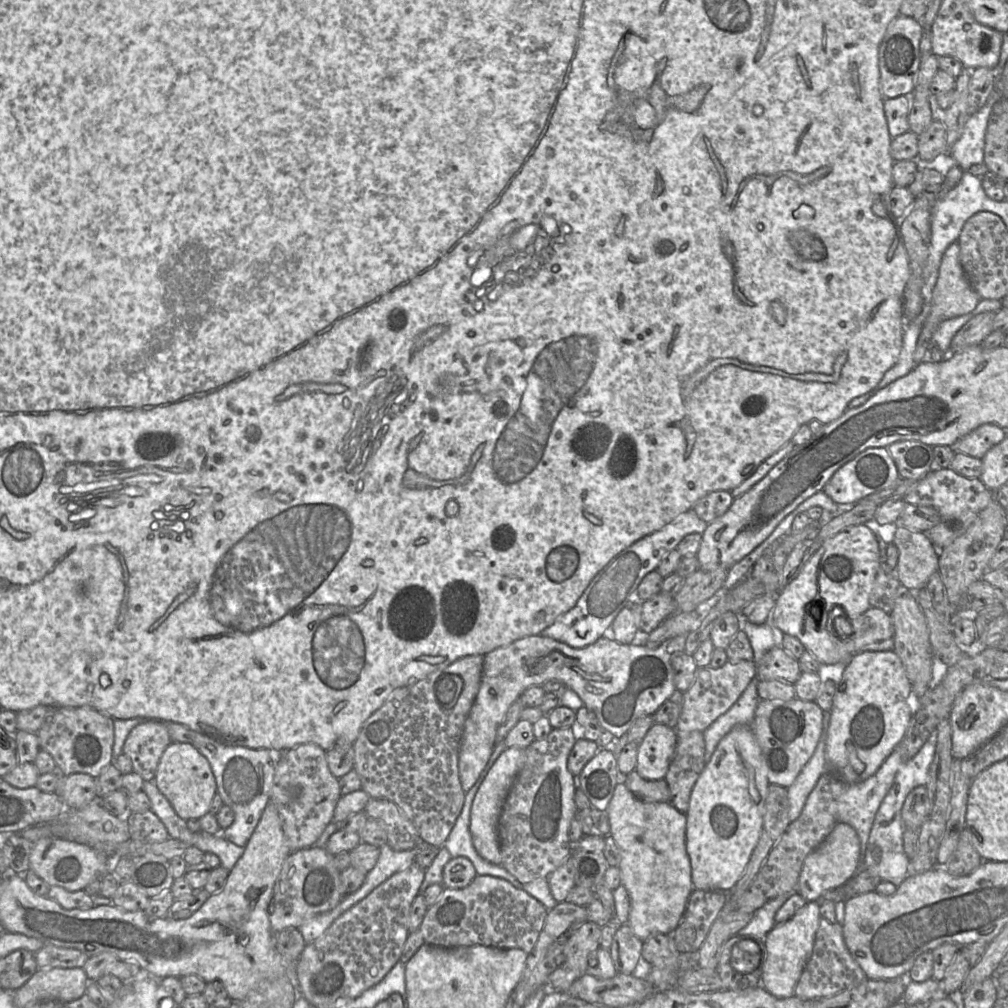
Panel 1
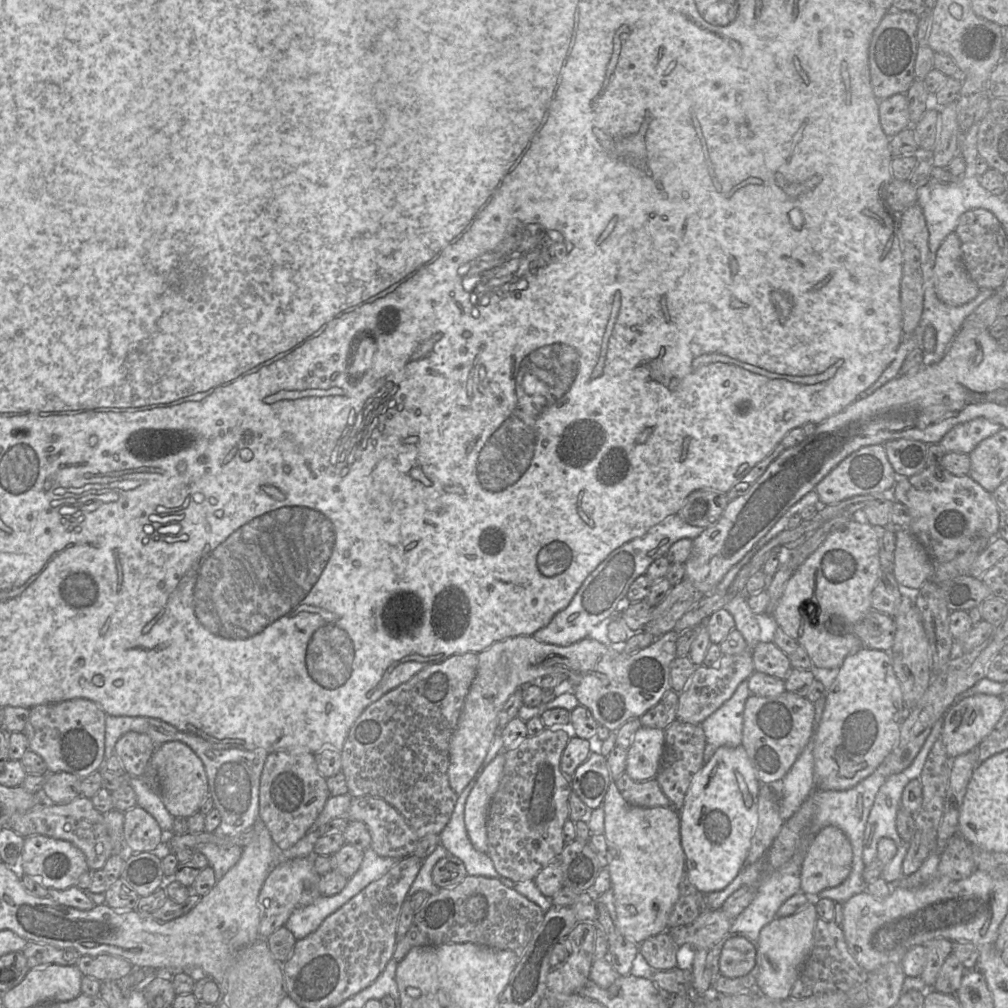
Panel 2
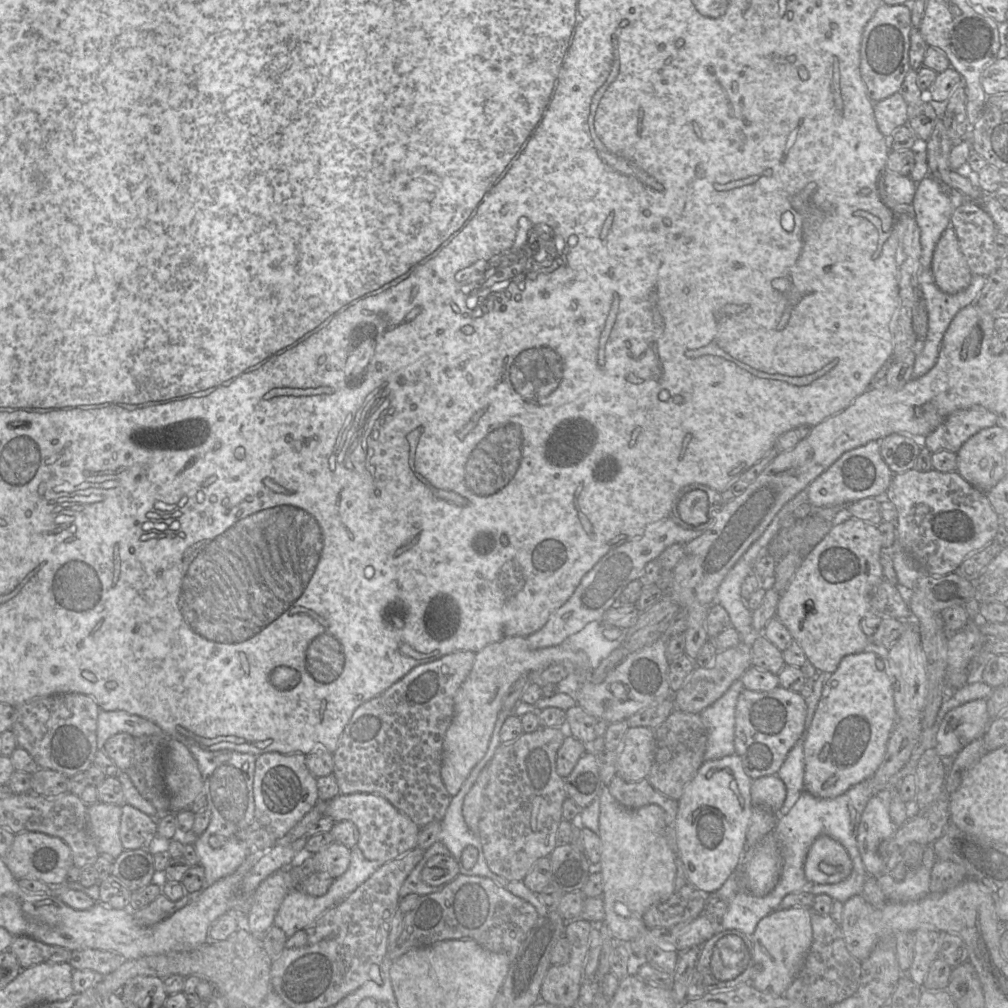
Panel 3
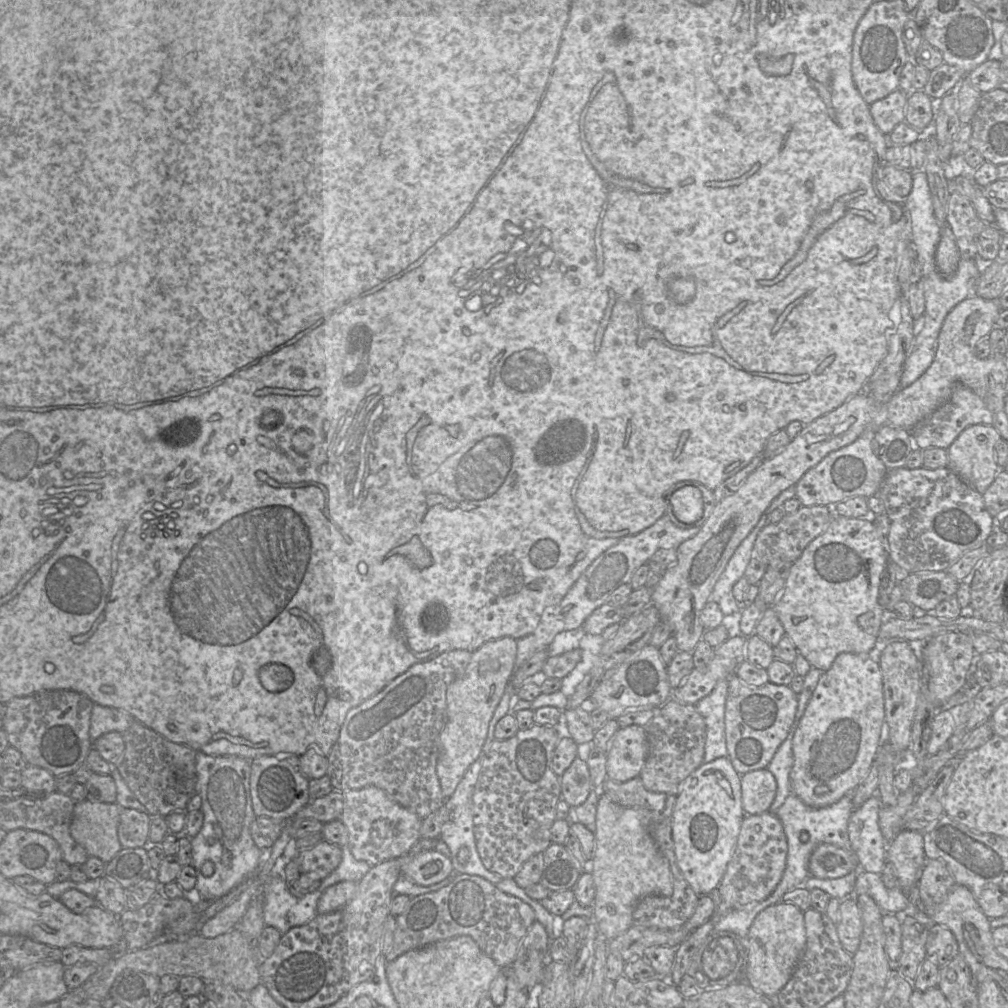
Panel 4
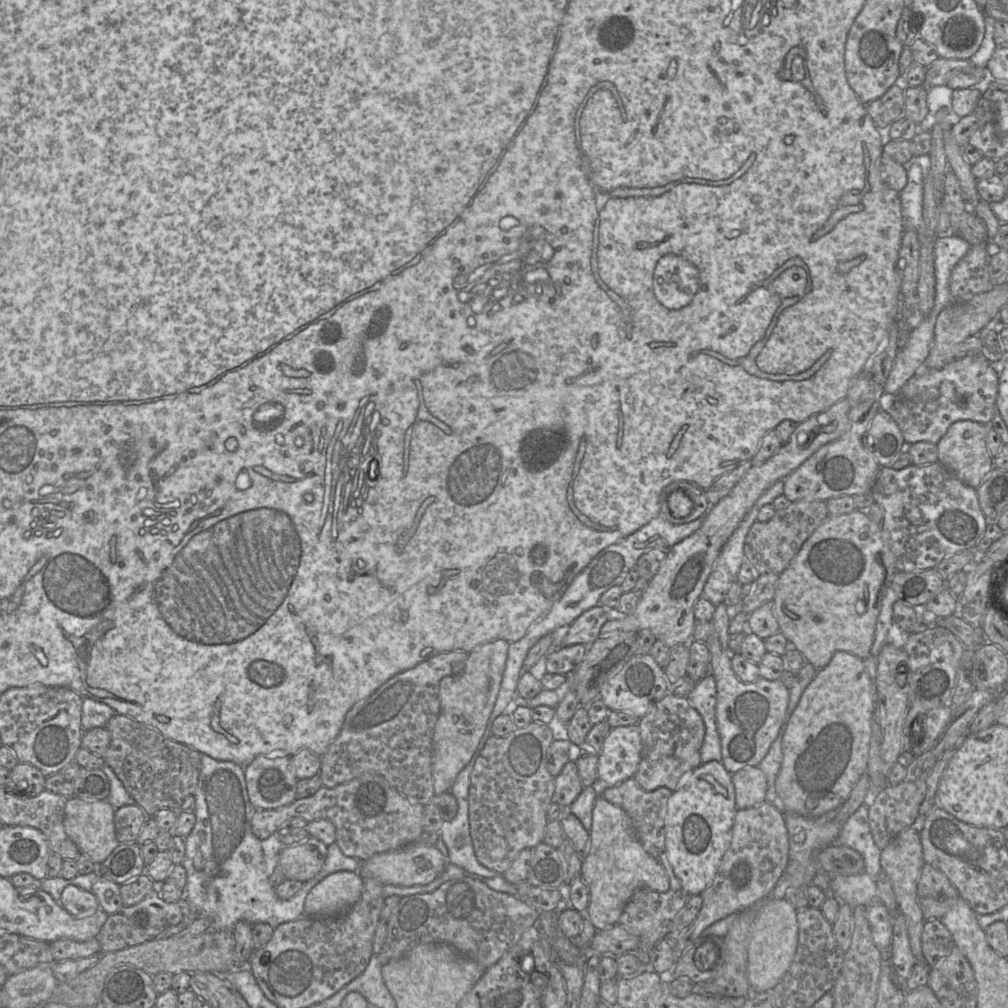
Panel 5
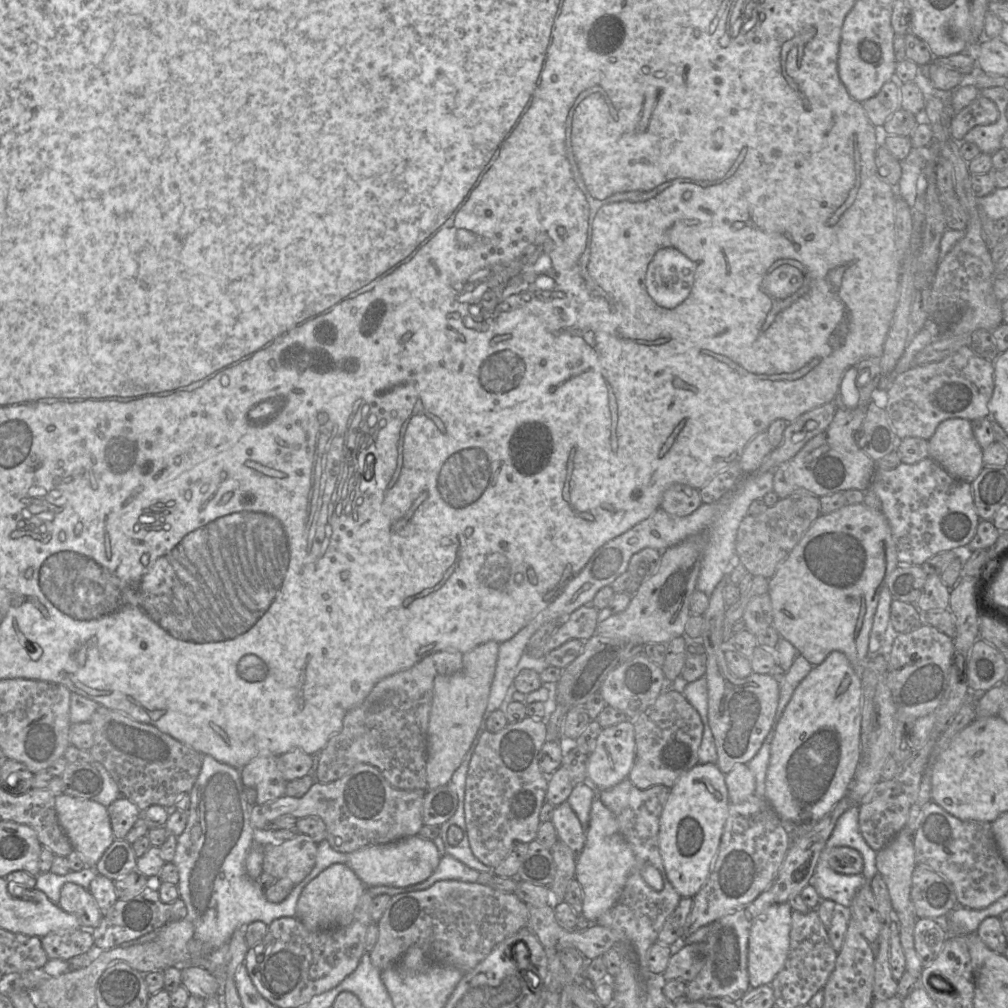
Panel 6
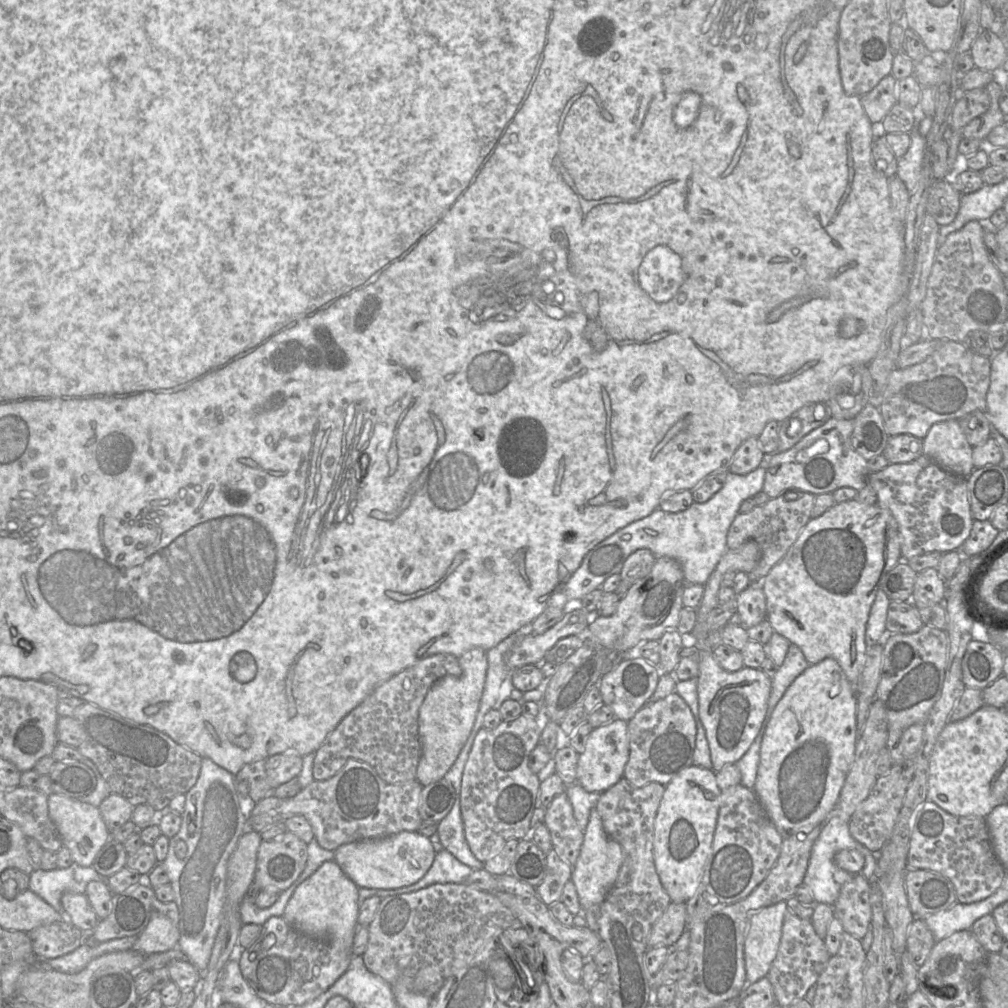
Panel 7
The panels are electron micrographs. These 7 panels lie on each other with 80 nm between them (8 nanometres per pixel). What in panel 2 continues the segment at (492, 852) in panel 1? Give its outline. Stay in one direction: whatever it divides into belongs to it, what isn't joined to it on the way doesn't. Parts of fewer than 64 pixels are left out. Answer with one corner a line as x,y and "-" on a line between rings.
504,751
484,769
470,791
464,808
466,831
473,847
483,853
488,851
487,816
491,800
502,778
505,756

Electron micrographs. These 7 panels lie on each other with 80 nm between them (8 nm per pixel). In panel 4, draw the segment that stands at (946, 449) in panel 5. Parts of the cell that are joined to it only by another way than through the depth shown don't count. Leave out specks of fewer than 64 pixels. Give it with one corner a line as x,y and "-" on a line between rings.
972,425
964,429
947,449
948,468
970,488
983,494
1000,470
995,456
995,444
1002,439
992,425

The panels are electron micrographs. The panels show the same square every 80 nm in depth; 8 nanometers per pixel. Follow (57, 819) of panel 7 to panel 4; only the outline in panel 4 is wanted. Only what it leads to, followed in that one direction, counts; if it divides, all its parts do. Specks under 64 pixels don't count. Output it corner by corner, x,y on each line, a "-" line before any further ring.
78,801
74,805
70,834
89,856
108,863
122,849
118,825
123,809
116,802

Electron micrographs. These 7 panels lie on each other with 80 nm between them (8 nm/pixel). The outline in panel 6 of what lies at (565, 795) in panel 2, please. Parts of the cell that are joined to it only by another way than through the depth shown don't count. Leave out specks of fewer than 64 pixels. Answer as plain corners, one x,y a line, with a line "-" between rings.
526,717
517,723
508,723
497,733
482,733
470,760
466,777
464,813
467,835
473,855
491,868
497,867
517,842
530,843
536,839
541,823
539,815
548,787
548,781
539,767
539,752
547,741
547,726
542,721

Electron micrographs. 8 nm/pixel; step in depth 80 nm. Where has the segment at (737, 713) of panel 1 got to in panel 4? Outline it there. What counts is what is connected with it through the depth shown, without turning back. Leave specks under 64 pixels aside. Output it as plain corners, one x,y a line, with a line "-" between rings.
728,679
719,680
712,692
694,705
706,725
704,763
728,755
725,734
727,693

